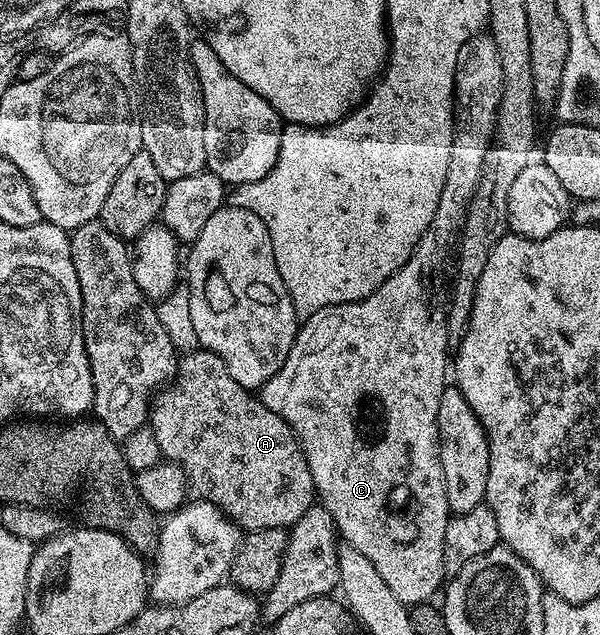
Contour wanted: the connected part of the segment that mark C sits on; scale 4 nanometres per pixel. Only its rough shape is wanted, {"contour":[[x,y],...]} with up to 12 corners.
{"contour":[[489,34],[456,54],[440,206],[368,298],[305,317],[260,399],[337,535],[407,606],[452,515],[430,287],[502,97]]}

